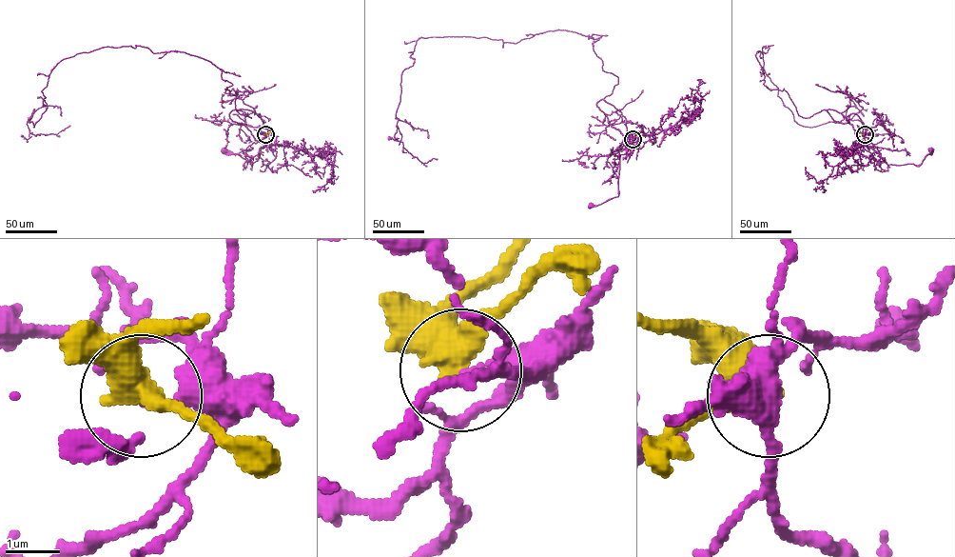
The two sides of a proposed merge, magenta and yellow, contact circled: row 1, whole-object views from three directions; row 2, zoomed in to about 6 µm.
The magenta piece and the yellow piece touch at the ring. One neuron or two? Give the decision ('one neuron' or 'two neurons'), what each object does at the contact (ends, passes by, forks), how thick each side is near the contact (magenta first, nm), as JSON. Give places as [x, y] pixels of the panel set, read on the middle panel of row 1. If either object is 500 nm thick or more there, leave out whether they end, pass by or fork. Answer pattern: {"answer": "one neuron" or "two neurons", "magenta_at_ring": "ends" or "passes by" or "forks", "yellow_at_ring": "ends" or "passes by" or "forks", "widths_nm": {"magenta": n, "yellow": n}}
{"answer": "two neurons", "magenta_at_ring": "ends", "yellow_at_ring": "passes by", "widths_nm": {"magenta": 200, "yellow": 440}}

